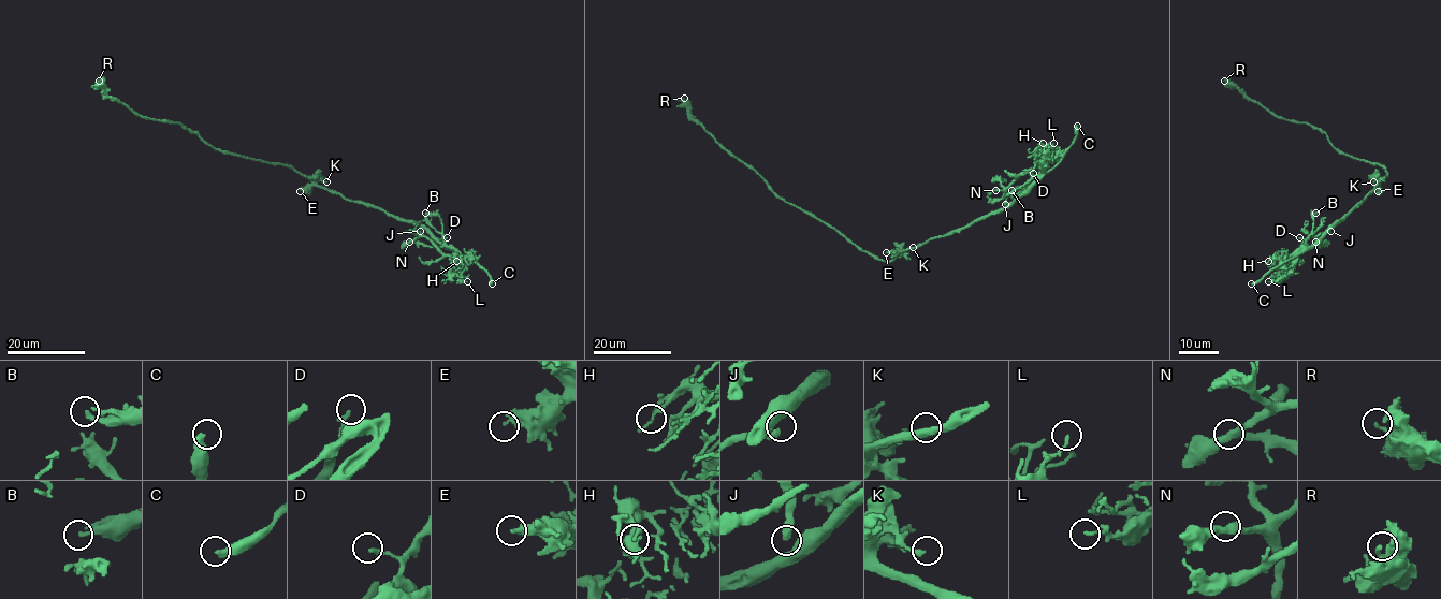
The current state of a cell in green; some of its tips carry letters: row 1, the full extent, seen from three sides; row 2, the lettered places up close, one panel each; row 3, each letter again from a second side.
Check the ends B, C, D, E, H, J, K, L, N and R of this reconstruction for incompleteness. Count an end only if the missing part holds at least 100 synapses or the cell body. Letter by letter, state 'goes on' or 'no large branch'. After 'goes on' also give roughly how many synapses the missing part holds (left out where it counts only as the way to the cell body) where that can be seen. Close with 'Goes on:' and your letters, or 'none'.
B: no large branch
C: goes on
D: no large branch
E: no large branch
H: no large branch
J: no large branch
K: no large branch
L: no large branch
N: no large branch
R: no large branch
Goes on: C

